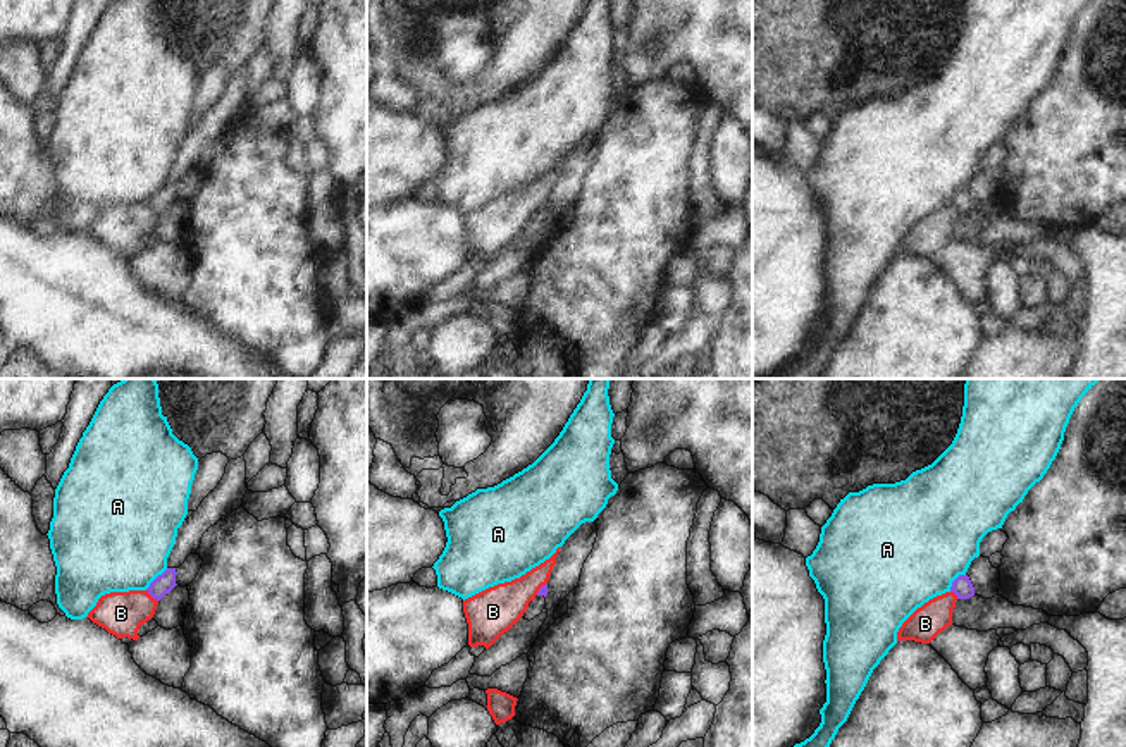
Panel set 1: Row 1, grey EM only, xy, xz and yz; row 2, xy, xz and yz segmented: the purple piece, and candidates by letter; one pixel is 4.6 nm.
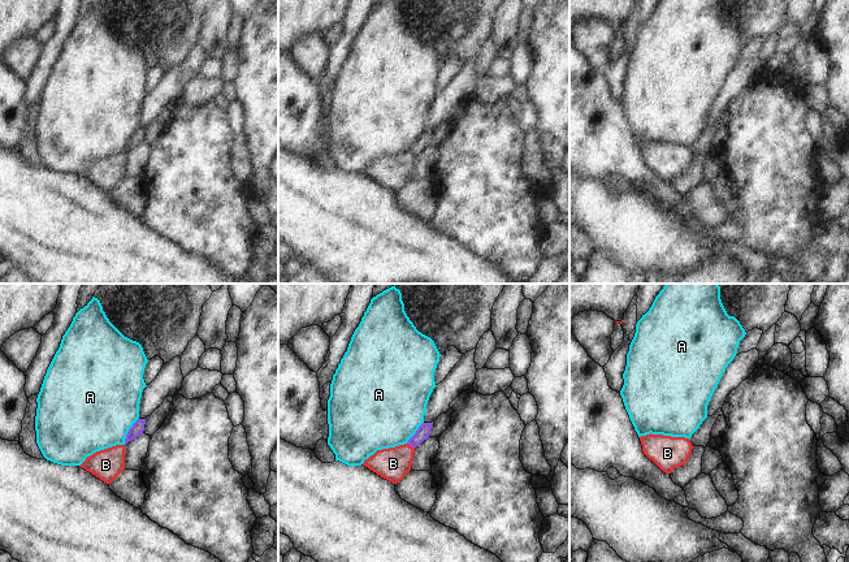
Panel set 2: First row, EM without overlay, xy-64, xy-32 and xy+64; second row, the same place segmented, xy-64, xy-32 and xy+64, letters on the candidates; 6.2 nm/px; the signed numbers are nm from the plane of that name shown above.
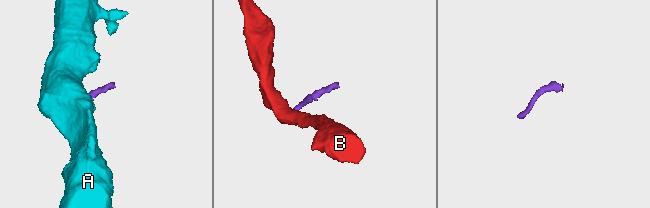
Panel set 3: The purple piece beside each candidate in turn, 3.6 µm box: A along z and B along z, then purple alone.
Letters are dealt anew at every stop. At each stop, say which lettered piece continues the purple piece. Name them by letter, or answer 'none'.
none

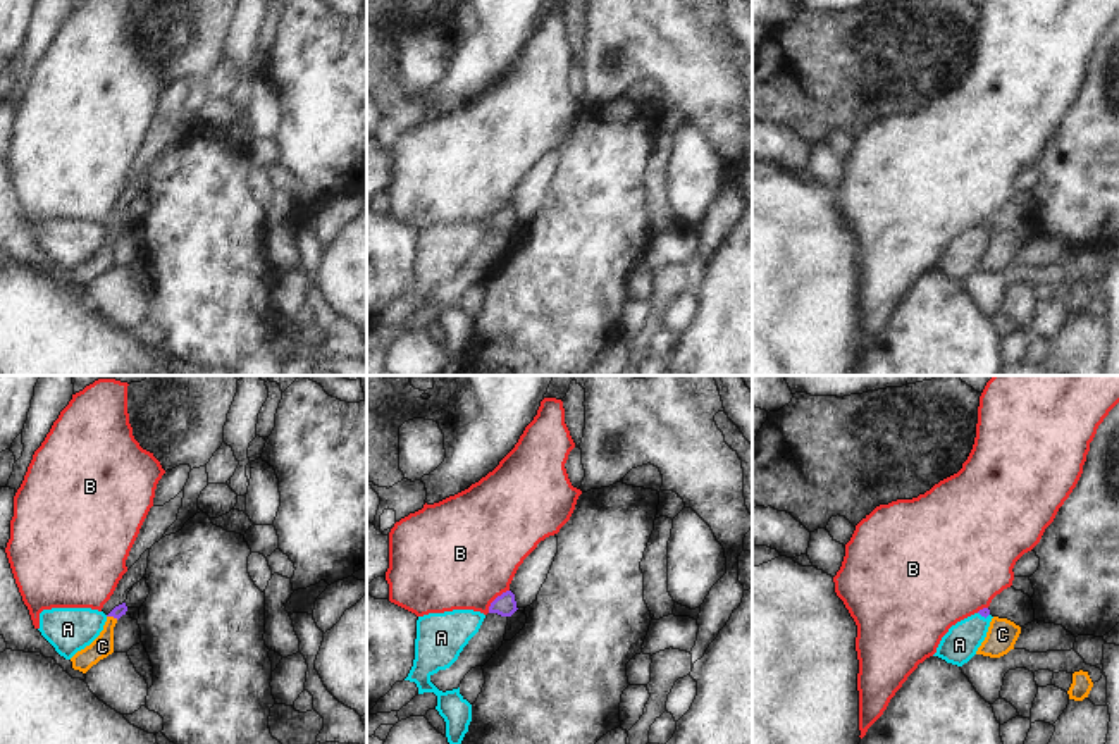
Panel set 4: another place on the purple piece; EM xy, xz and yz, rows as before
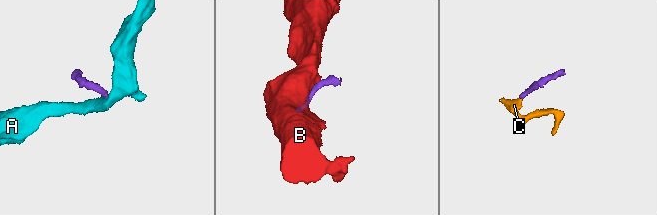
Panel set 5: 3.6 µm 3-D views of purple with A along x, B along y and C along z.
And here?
C

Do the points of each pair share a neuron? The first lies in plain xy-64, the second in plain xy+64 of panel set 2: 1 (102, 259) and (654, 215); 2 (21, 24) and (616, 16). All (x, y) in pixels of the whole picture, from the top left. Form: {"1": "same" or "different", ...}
{"1": "same", "2": "same"}

